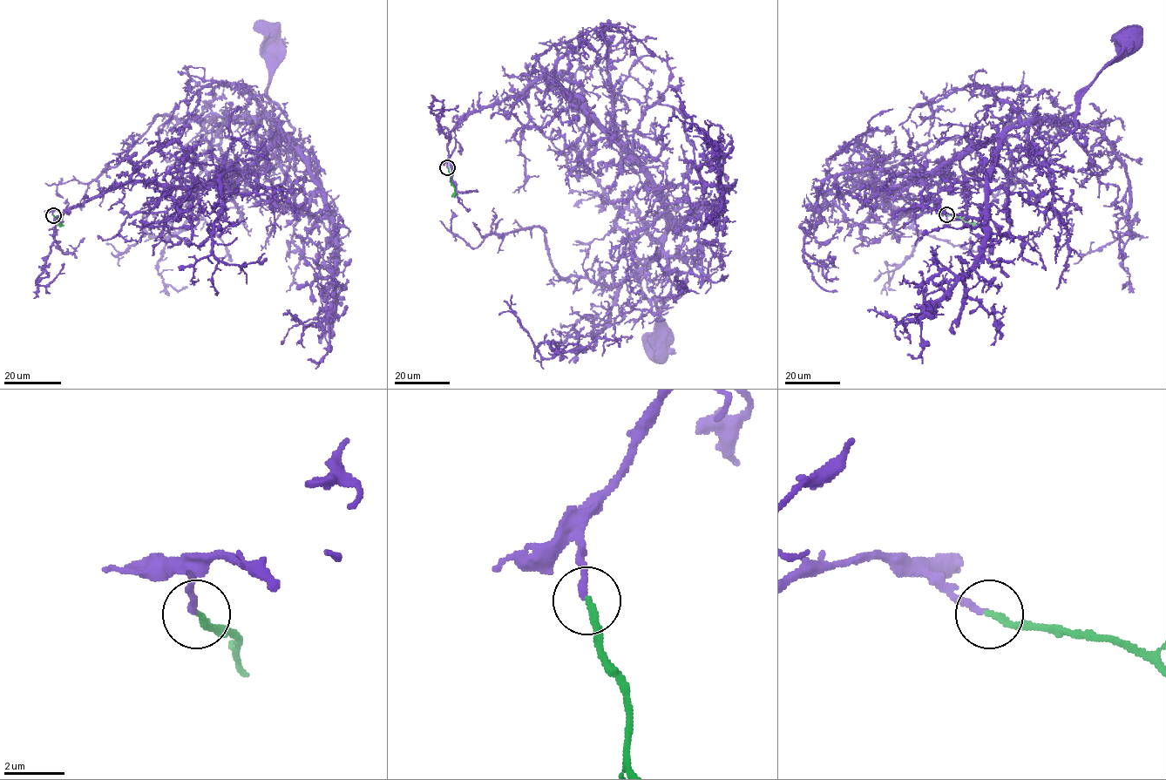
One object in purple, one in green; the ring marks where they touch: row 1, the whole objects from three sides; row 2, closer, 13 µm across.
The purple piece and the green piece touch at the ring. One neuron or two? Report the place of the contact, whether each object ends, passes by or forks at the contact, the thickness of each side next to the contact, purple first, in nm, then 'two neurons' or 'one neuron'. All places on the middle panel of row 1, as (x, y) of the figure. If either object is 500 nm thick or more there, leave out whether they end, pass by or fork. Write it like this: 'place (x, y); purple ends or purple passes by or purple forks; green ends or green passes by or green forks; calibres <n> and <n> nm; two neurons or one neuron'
place (447, 167); purple ends; green ends; calibres 200 and 190 nm; one neuron

